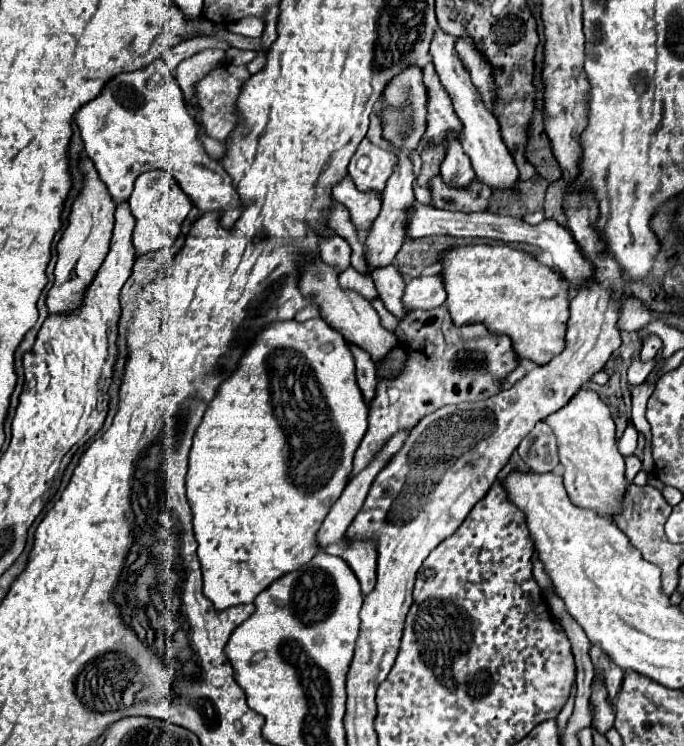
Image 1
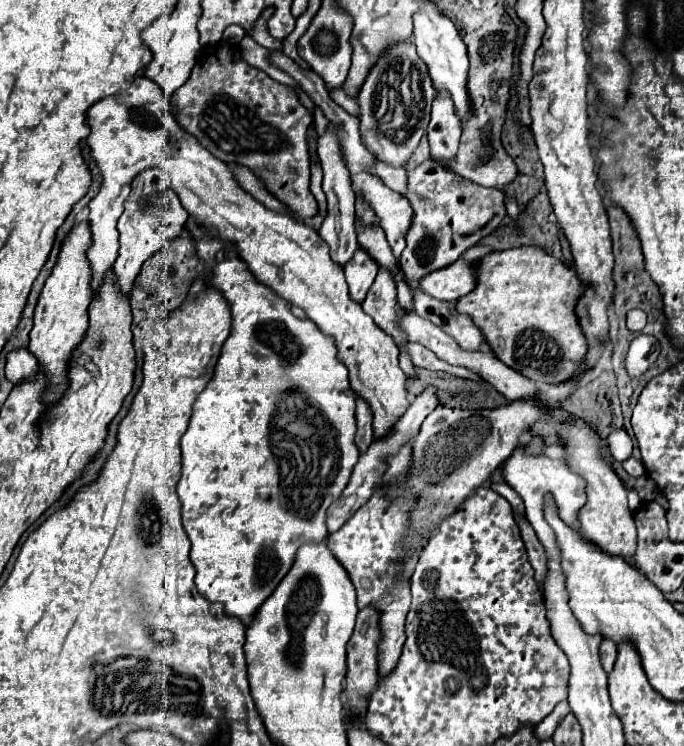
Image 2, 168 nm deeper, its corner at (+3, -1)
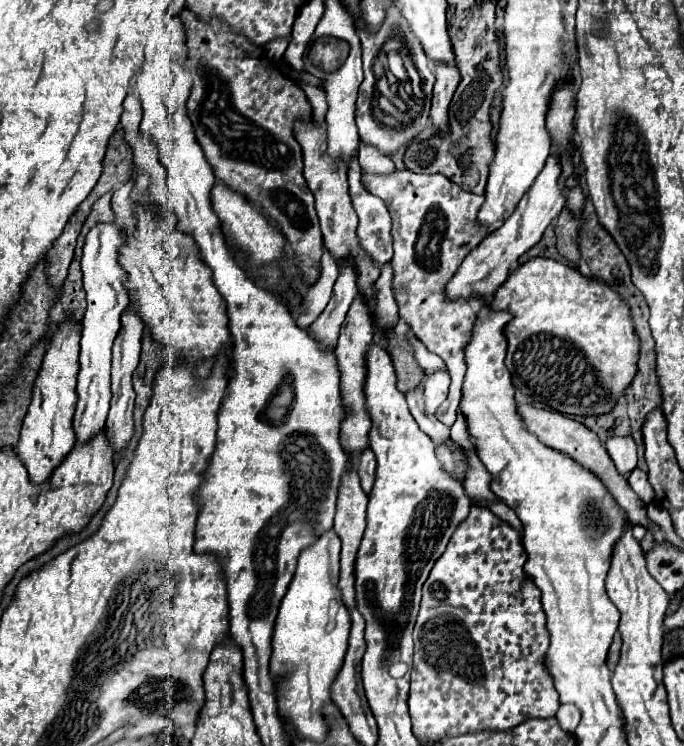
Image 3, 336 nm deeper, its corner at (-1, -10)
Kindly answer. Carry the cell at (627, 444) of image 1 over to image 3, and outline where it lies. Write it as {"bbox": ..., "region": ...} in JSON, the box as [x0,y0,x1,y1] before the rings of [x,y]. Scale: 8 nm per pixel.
{"bbox":[605,436,637,474],"region":[[[631,436],[625,438],[609,438],[605,442],[605,448],[615,462],[615,468],[619,474],[629,474],[637,466],[637,446]]]}

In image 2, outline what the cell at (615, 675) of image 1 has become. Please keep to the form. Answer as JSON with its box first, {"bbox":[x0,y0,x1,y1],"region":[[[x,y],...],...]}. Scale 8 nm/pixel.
{"bbox":[601,639,617,673],"region":[[[603,639],[603,643],[601,643],[601,663],[603,663],[603,669],[607,673],[611,673],[615,659],[617,659],[617,647],[615,647],[615,643],[611,639]]]}

